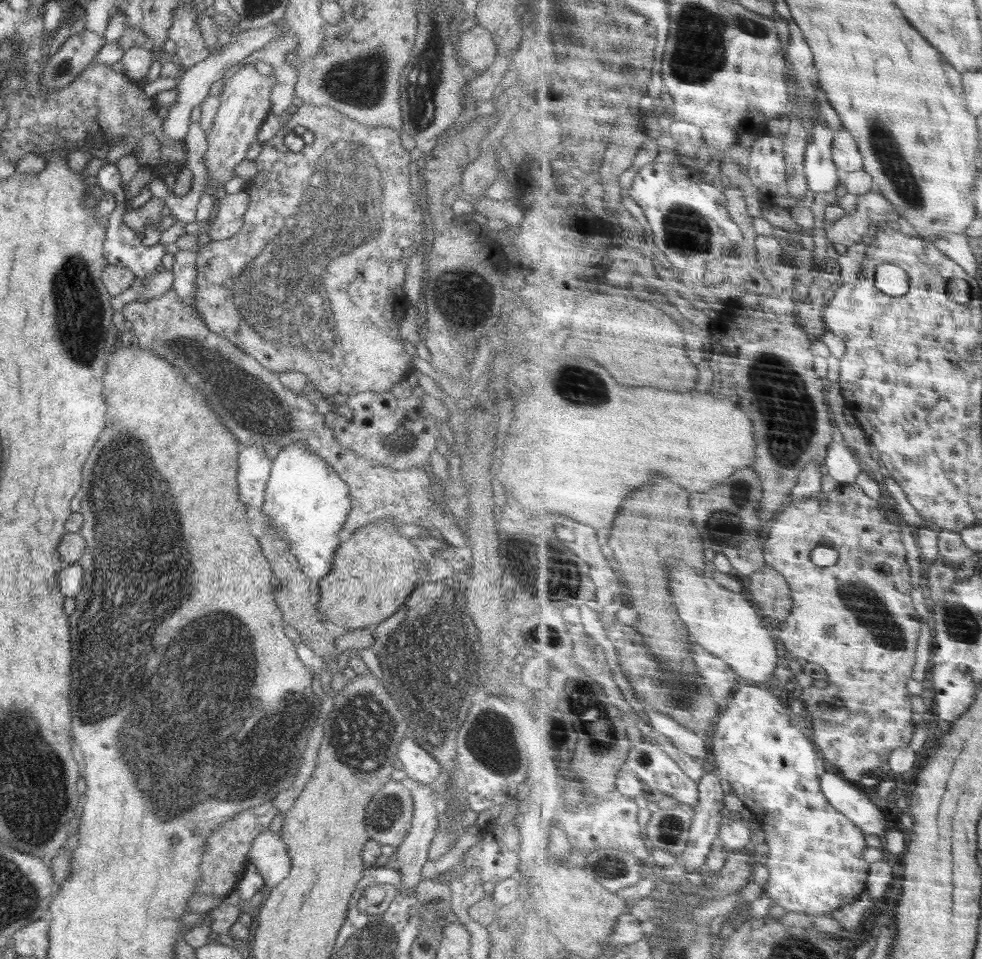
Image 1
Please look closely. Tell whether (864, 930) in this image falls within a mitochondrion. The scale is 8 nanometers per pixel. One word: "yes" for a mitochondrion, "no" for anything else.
no

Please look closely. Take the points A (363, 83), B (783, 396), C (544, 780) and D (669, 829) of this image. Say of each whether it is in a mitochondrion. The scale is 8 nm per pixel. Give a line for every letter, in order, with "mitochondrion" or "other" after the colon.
A: mitochondrion
B: mitochondrion
C: other
D: mitochondrion

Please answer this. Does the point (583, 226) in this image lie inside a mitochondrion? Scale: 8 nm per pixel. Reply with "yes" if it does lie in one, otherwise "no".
no

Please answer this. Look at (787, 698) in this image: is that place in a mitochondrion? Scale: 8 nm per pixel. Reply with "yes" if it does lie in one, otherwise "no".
no

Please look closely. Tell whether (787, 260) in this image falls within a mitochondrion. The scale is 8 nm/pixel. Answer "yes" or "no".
no

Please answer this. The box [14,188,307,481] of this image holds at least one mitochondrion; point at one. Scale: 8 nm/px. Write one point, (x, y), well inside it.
(77, 301)

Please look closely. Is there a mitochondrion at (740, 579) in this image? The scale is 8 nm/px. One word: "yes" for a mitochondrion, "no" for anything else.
no

